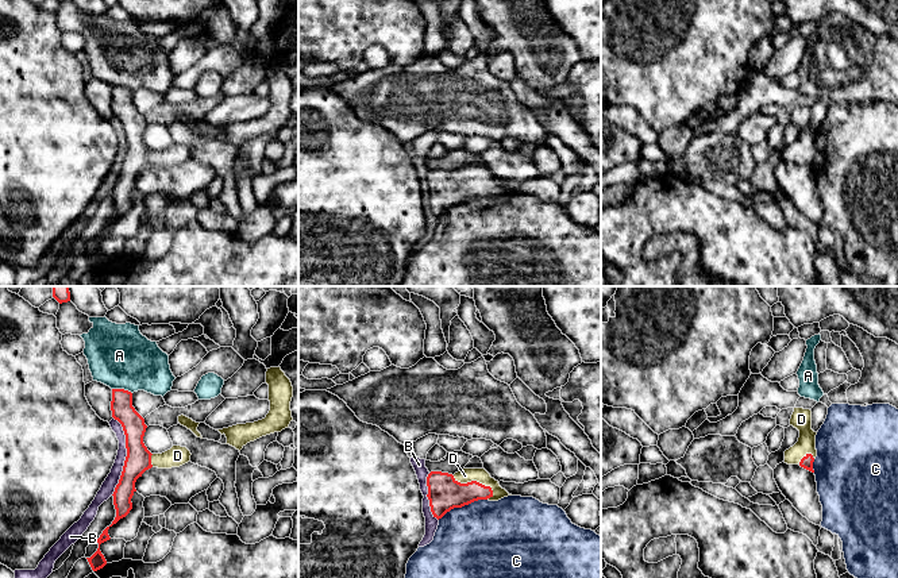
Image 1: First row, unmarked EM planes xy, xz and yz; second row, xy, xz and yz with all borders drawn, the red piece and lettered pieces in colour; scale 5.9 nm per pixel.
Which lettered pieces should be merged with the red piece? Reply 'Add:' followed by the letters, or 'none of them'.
Add: D

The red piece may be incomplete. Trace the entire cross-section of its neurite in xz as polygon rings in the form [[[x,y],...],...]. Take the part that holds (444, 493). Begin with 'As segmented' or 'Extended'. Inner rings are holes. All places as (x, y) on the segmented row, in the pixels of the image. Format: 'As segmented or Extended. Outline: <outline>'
Extended. Outline: [[[463,469],[454,475],[431,471],[427,486],[431,512],[438,520],[451,509],[478,500],[498,501],[512,496],[485,469]]]

